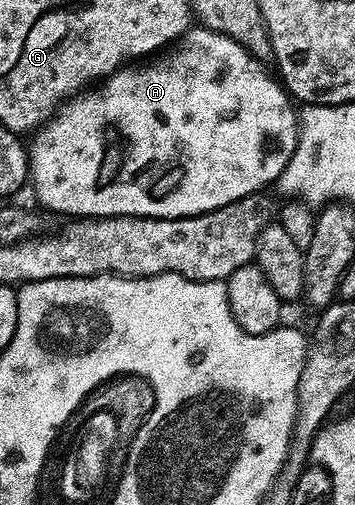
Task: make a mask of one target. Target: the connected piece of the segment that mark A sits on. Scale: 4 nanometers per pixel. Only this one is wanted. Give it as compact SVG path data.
M206 27L192 28L171 52L166 54L168 57L164 61L152 60L138 67L124 67L98 87L68 100L67 104L34 134L32 141L35 142L30 142L29 145L31 181L33 189L35 185L35 193L39 196L40 203L44 205L42 206L44 210L52 209L55 213L64 213L67 219L155 217L159 221L172 221L182 217L199 217L203 213L212 213L221 207L229 207L229 203L237 203L249 195L264 192L268 188L266 185L274 186L278 182L279 176L289 167L297 151L301 117L297 109L295 113L297 105L291 94L274 76L271 78L267 74L268 66L258 61L249 51L245 51L241 43Z

